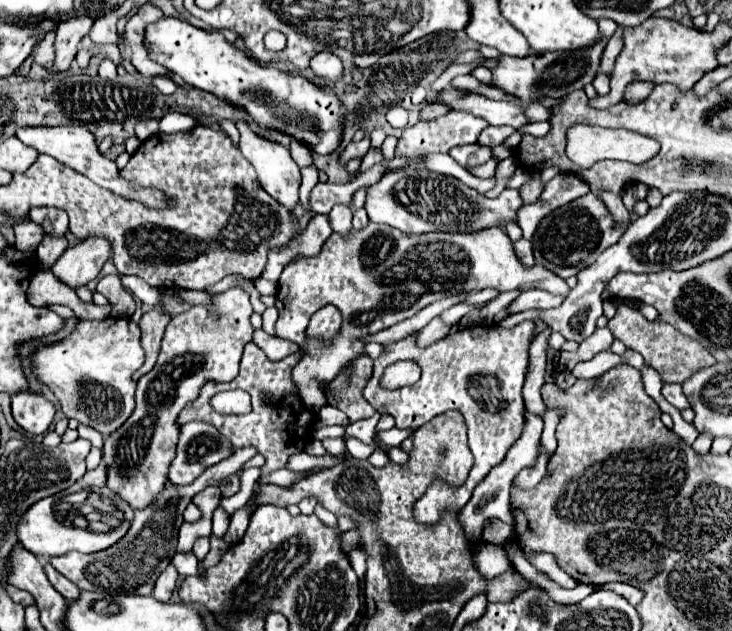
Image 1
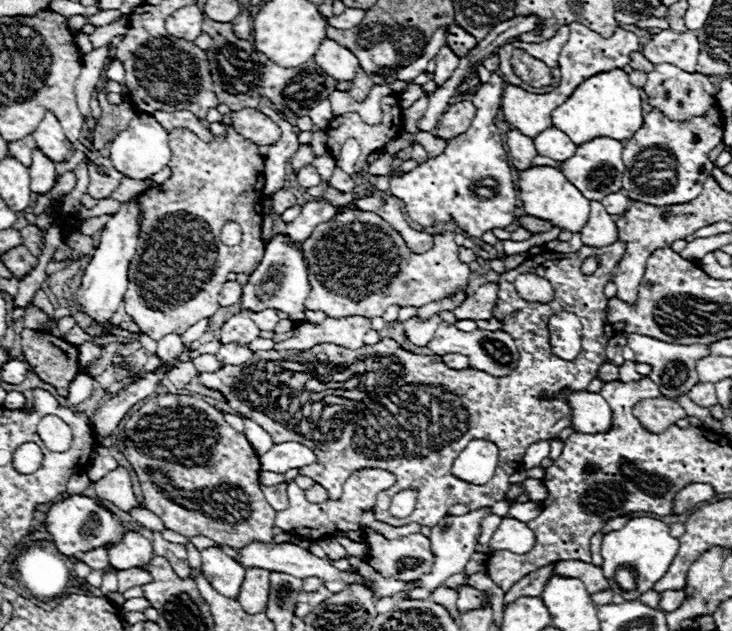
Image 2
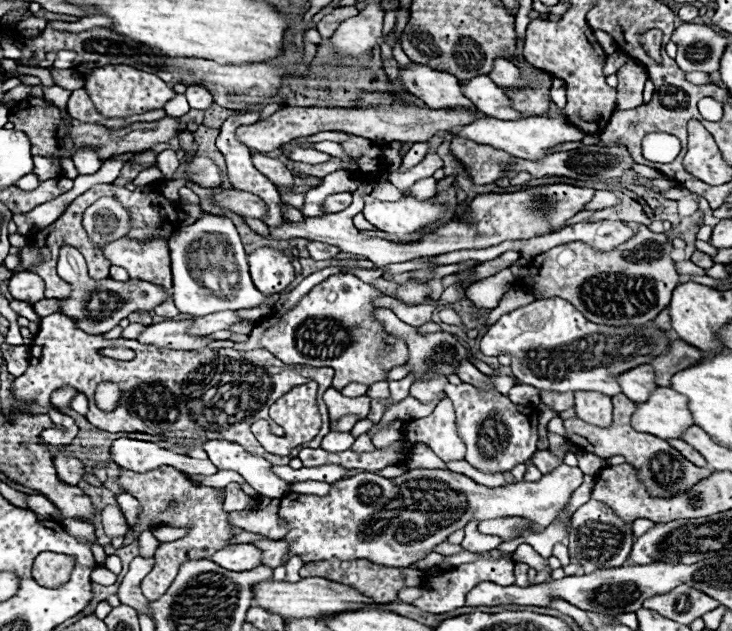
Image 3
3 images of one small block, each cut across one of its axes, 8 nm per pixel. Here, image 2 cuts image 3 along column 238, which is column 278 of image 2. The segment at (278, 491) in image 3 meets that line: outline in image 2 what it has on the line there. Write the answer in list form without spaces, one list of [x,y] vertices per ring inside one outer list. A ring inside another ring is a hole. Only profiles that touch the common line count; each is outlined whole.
[[[298,442],[278,444],[260,456],[260,468],[276,474],[286,474],[292,468],[302,468],[312,462],[316,462],[314,452]]]

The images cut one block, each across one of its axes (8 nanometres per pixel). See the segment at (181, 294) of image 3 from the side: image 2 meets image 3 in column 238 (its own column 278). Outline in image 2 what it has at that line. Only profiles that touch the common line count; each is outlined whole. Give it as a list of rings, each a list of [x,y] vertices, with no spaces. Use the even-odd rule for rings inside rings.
[[[280,234],[266,242],[264,260],[256,266],[256,272],[252,272],[248,284],[242,286],[242,310],[258,312],[264,308],[274,308],[286,312],[292,320],[304,320],[304,300],[308,296],[308,290],[310,284],[300,246],[290,246],[288,238]]]

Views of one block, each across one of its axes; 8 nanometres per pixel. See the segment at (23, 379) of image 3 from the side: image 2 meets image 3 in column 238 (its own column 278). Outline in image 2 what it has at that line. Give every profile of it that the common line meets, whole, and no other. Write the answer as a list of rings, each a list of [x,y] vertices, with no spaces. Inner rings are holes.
[[[622,242],[612,244],[612,248],[600,248],[600,250],[580,248],[578,252],[572,252],[572,254],[544,252],[538,256],[530,256],[518,268],[500,276],[500,282],[498,282],[500,290],[498,290],[498,300],[496,300],[492,316],[502,318],[502,322],[504,322],[502,330],[508,332],[516,340],[516,346],[520,352],[518,368],[506,378],[494,378],[494,376],[488,378],[486,372],[480,372],[474,368],[452,370],[452,368],[446,368],[442,358],[436,354],[432,354],[432,356],[412,354],[412,352],[400,348],[394,340],[384,338],[374,346],[362,346],[358,350],[348,350],[344,346],[336,346],[336,344],[326,342],[326,344],[316,344],[314,348],[304,350],[298,356],[292,354],[292,350],[254,352],[254,360],[250,364],[224,366],[220,372],[202,372],[200,380],[204,386],[220,390],[224,394],[226,402],[232,406],[232,410],[236,410],[238,414],[242,414],[242,416],[254,420],[258,426],[262,426],[272,436],[274,444],[280,444],[284,440],[300,440],[300,444],[312,448],[312,452],[316,454],[316,462],[300,468],[300,474],[308,476],[314,482],[318,482],[320,486],[324,486],[328,490],[330,500],[340,498],[342,484],[350,476],[352,470],[356,470],[356,468],[384,468],[396,476],[396,484],[390,486],[386,492],[378,494],[376,508],[374,508],[376,520],[392,524],[392,526],[404,526],[404,524],[416,522],[420,526],[432,528],[440,522],[444,512],[454,504],[466,504],[470,510],[476,510],[476,508],[492,506],[494,502],[502,500],[506,490],[510,488],[508,476],[520,468],[520,464],[522,464],[520,458],[524,456],[526,448],[532,442],[556,438],[564,428],[572,426],[572,412],[568,406],[568,398],[562,396],[562,390],[568,388],[572,392],[584,392],[588,388],[588,384],[598,376],[598,368],[606,362],[606,346],[614,338],[616,332],[612,330],[612,326],[606,320],[608,298],[604,296],[604,284],[612,280],[612,270],[620,262],[622,252],[624,252]],[[596,252],[598,252],[598,260],[600,260],[598,270],[590,276],[582,274],[578,270],[578,260],[582,262],[588,256],[594,256]],[[524,272],[534,272],[552,284],[554,300],[550,304],[532,304],[532,302],[518,298],[518,294],[514,290],[514,280],[518,274],[524,274]],[[556,312],[572,312],[580,318],[580,322],[584,326],[582,350],[574,360],[562,360],[562,358],[554,356],[550,350],[550,336],[548,336],[546,324],[548,324],[548,318]],[[268,362],[272,366],[278,366],[282,362],[324,362],[324,364],[336,364],[342,370],[354,362],[364,362],[366,368],[364,368],[364,372],[356,372],[352,376],[352,378],[358,378],[358,386],[352,390],[334,390],[334,392],[326,390],[328,394],[324,394],[324,392],[316,394],[316,392],[304,390],[300,394],[294,394],[294,392],[282,392],[280,382],[274,384],[274,378],[278,378],[280,374],[278,372],[268,374]],[[474,438],[486,438],[486,440],[492,440],[498,444],[500,458],[498,458],[496,472],[494,472],[492,480],[484,486],[470,484],[470,482],[452,482],[450,466],[458,458],[458,454],[464,450],[464,446]],[[408,486],[418,490],[416,510],[408,518],[392,518],[388,512],[392,496],[398,494],[400,490],[406,490]]]

